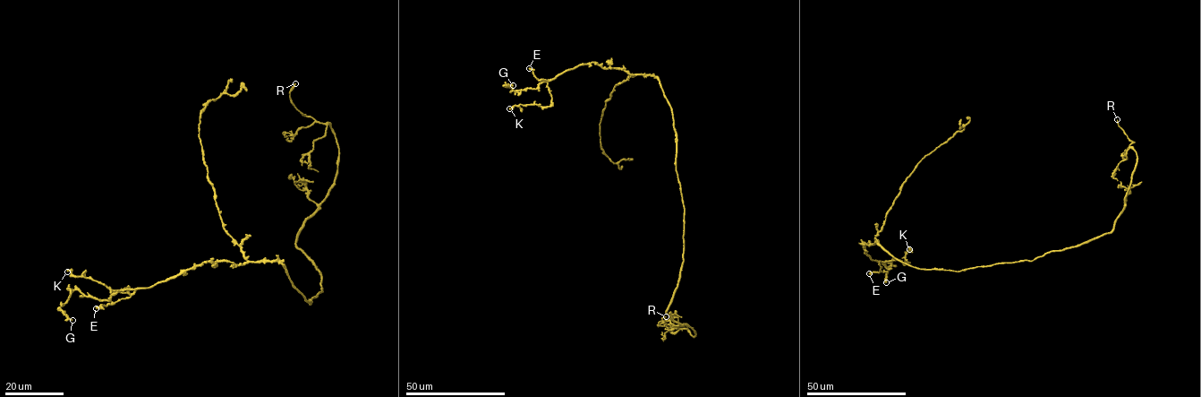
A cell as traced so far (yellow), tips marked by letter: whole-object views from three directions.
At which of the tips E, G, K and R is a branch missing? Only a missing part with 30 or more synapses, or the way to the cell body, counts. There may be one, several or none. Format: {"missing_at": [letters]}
{"missing_at": ["R"]}

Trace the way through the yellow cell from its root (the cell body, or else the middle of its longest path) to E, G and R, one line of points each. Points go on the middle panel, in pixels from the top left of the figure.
E: (676, 168), (672, 110), (655, 76), (591, 62), (546, 81), (538, 80), (529, 68)
G: (676, 168), (672, 110), (655, 76), (591, 62), (536, 89), (514, 90), (511, 84), (505, 85), (513, 85)
R: (676, 168), (684, 207), (683, 261), (666, 313), (695, 335), (686, 329), (672, 332), (662, 323), (666, 316)

